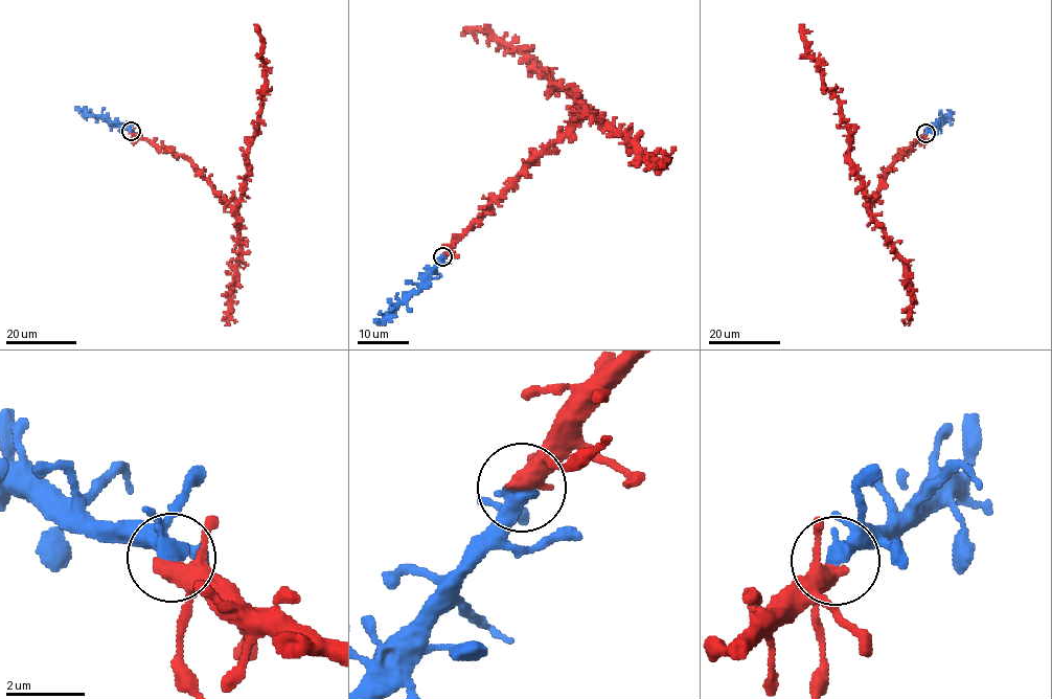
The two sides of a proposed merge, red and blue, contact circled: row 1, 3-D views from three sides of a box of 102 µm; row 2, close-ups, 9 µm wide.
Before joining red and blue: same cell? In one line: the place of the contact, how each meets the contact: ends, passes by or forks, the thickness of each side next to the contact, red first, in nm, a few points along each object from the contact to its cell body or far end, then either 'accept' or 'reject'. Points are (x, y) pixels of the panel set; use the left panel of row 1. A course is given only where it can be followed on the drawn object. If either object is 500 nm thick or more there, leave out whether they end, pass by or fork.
(131, 131) | red forks | blue forks | 320/280 nm | red via (130, 131), (189, 161), (213, 193), (234, 207), (241, 198), (250, 139), (265, 92), (261, 41), (254, 24) | blue via (130, 131), (74, 107) | accept

